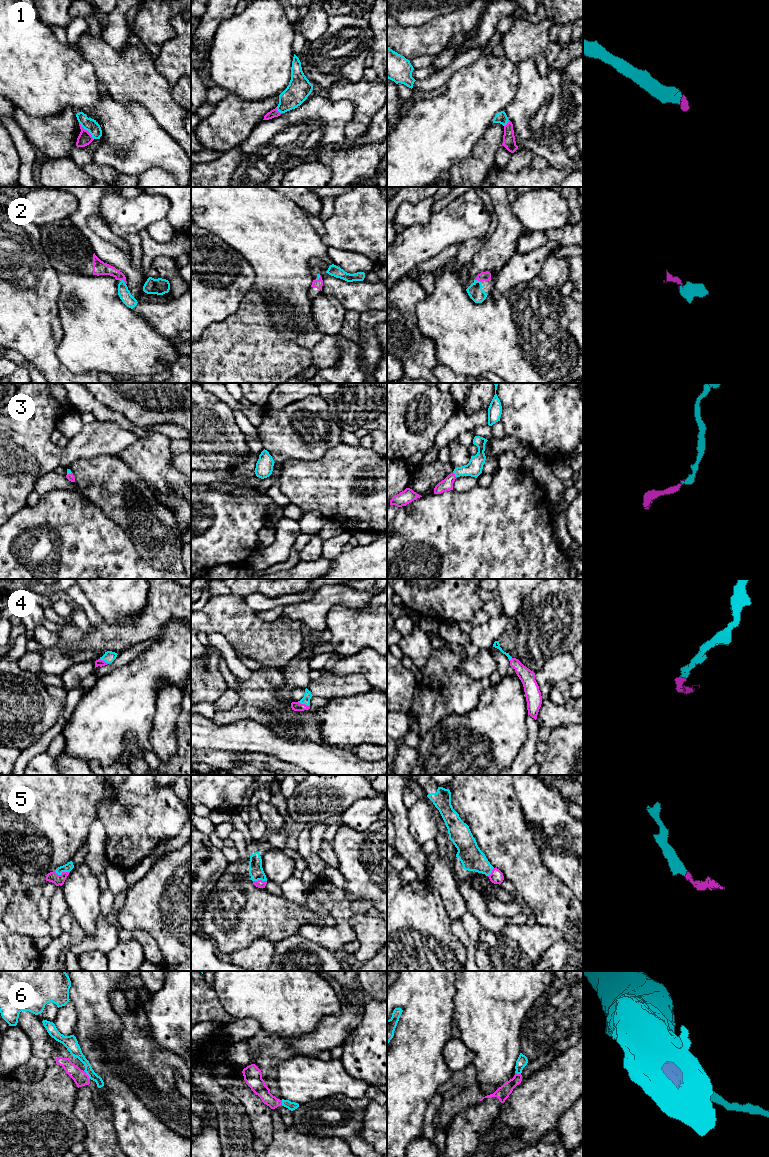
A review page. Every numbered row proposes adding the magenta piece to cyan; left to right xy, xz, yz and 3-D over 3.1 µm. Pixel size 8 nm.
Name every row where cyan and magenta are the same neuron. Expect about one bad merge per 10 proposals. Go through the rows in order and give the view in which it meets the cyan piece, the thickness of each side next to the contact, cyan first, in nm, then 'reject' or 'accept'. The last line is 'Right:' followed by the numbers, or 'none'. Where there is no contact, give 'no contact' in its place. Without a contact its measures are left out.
1: xy | 100/110 nm | accept
2: yz | 120/80 nm | accept
3: yz | 130/100 nm | accept
4: xz | 70/80 nm | accept
5: xy | 70/90 nm | accept
6: xy | 100/120 nm | reject
Right: 1, 2, 3, 4, 5

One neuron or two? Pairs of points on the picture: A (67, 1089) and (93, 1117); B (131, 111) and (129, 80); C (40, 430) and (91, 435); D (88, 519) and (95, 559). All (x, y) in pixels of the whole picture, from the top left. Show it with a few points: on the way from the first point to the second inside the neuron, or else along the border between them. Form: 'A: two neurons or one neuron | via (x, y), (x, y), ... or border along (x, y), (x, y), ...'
A: two neurons | border along (77, 1088), (74, 1114), (81, 1121)
B: two neurons | border along (109, 95), (123, 102), (140, 102), (151, 114)
C: one neuron | via (47, 444), (55, 452), (72, 452), (77, 448)
D: one neuron | via (88, 529), (88, 549)

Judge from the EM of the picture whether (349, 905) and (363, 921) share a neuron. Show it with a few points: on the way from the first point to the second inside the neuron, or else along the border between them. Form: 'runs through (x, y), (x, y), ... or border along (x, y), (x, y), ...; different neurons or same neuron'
border along (366, 913), (355, 913), (349, 920), (356, 937); different neurons

